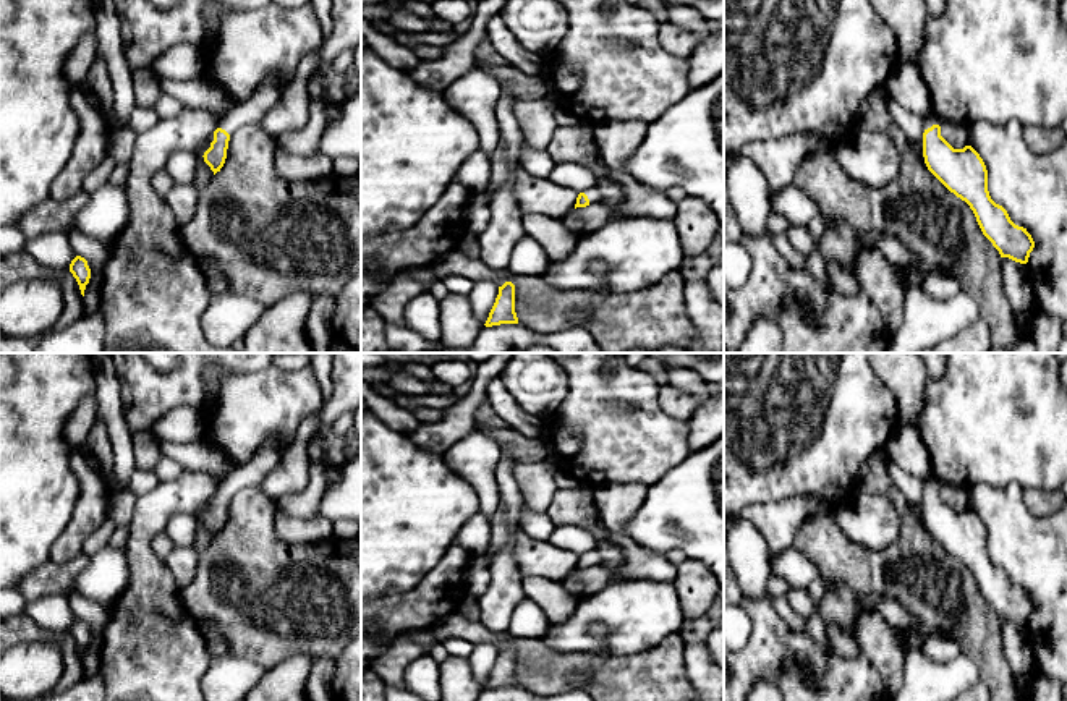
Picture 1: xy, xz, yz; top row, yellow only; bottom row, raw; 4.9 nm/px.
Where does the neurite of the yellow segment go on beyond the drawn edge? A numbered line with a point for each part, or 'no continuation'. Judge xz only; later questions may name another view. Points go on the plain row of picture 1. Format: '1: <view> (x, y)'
1: xz (595, 559)

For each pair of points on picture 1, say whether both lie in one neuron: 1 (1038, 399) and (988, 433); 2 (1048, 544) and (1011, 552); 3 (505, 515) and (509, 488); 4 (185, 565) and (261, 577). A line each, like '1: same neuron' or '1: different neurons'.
1: same neuron
2: same neuron
3: same neuron
4: different neurons

